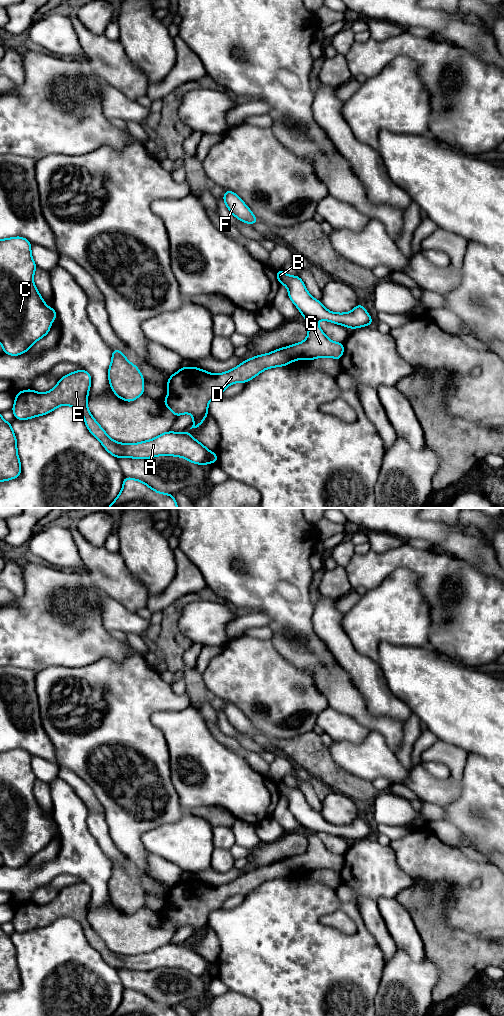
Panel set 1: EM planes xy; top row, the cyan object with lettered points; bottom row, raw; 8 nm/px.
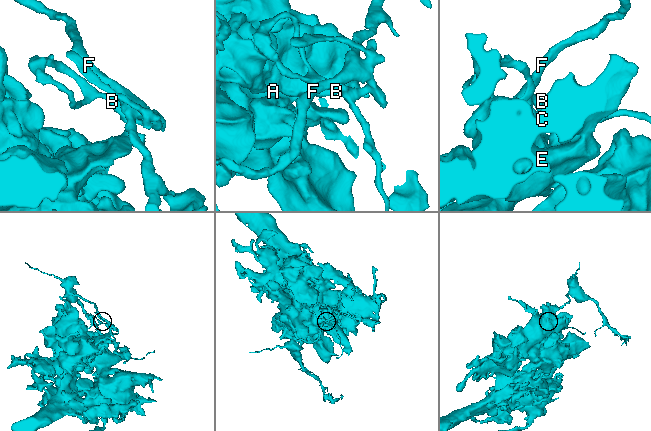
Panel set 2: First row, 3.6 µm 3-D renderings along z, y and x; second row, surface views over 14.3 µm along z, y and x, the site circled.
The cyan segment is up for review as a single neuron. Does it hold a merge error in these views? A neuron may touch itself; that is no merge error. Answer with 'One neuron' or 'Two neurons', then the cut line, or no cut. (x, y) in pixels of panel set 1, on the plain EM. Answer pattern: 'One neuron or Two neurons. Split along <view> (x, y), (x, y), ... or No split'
Two neurons. Split along xy (315, 832), (308, 833)

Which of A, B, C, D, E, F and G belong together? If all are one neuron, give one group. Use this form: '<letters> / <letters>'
A C D E G / B F

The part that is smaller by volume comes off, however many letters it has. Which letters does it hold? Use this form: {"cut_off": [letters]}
{"cut_off": ["B", "F"]}

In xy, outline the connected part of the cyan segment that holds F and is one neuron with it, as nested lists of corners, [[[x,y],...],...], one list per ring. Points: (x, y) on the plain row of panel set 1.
[[[225,702],[225,707],[222,709],[230,725],[238,732],[247,736],[256,736],[258,731],[253,727],[249,719],[240,711],[233,703]]]

